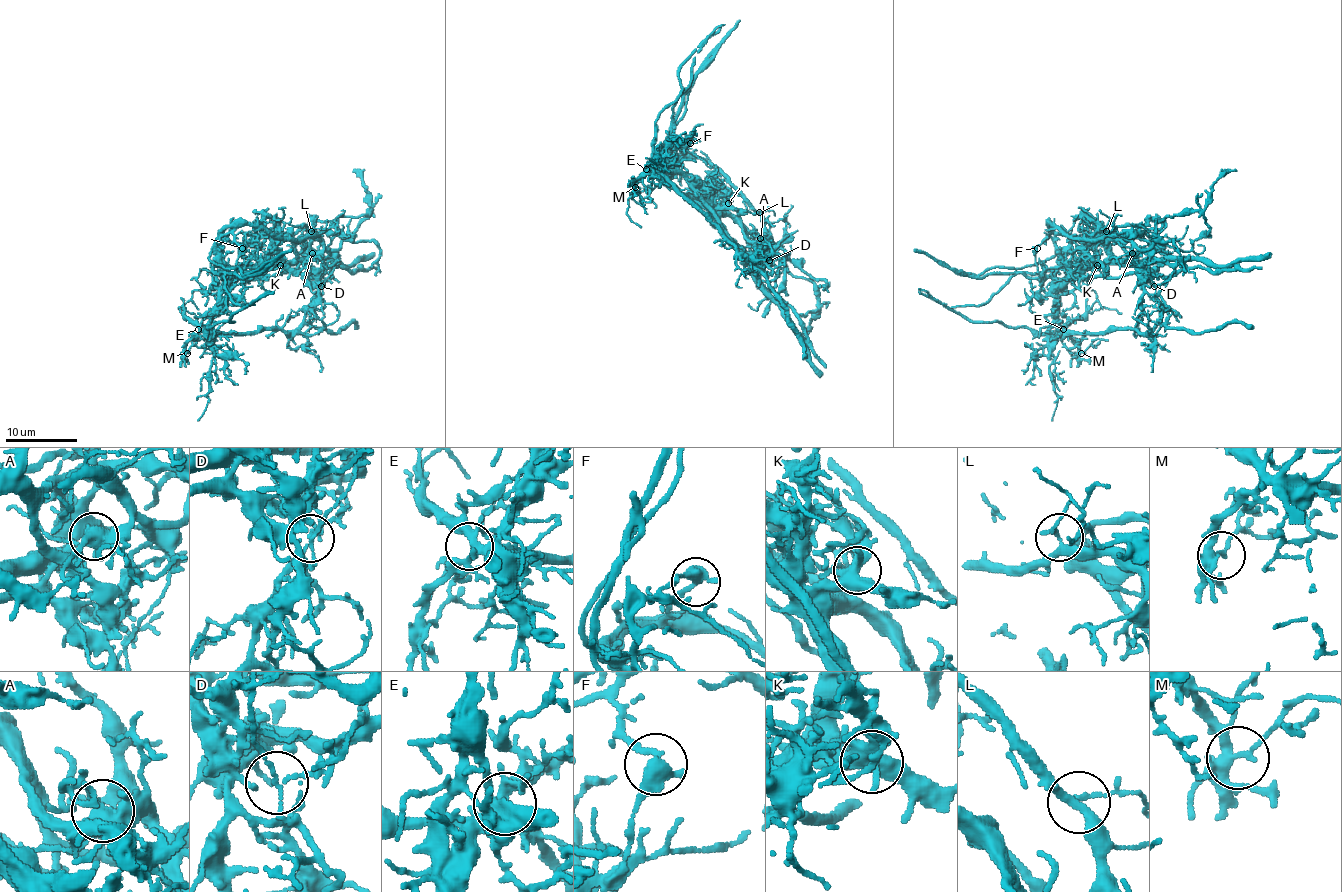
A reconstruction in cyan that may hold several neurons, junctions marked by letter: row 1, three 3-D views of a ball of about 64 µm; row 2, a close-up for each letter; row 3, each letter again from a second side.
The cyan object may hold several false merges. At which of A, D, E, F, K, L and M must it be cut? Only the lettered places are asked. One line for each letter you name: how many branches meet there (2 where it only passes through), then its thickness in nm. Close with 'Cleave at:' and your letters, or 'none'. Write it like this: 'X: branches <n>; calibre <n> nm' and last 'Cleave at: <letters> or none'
A: branches 6; calibre 440 nm
D: branches 3; calibre 100 nm
F: branches 2; calibre 420 nm
Cleave at: A, D, F

